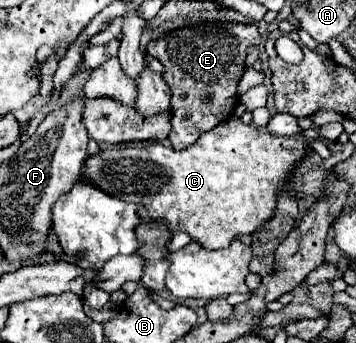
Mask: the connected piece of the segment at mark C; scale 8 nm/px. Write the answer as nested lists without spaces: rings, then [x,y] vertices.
[[[230,117],[182,151],[174,151],[162,143],[104,147],[98,157],[86,159],[84,177],[96,183],[102,191],[140,205],[144,221],[164,219],[172,233],[186,231],[192,241],[200,243],[202,247],[222,249],[228,247],[234,237],[252,235],[256,229],[268,223],[268,219],[272,219],[276,213],[276,199],[288,191],[294,171],[308,153],[312,153],[310,145],[300,137],[272,135],[256,129],[254,125],[244,125],[240,117]]]

